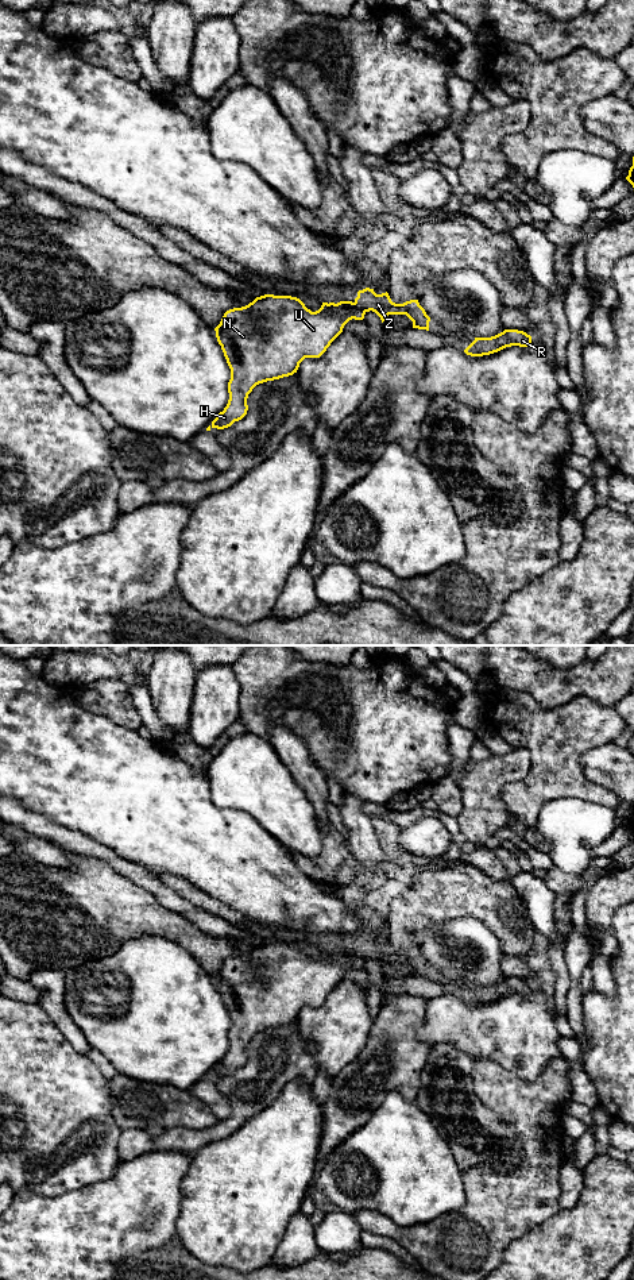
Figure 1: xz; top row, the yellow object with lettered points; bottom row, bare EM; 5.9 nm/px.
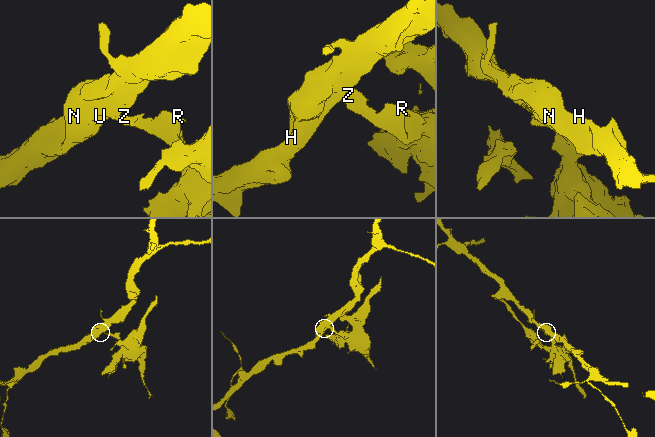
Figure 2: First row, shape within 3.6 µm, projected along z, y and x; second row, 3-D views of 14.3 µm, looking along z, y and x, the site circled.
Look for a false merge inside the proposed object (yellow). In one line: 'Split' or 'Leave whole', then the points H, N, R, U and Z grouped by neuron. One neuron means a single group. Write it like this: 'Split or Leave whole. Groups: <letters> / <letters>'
Split. Groups: H N U / R Z

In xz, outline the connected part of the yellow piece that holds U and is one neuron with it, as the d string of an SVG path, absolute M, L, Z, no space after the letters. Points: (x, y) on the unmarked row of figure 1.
M264 942L256 945L246 955L227 959L214 979L231 1017L231 1028L228 1030L229 1048L224 1059L219 1061L206 1079L212 1076L224 1077L231 1075L235 1069L241 1068L248 1059L248 1042L256 1033L293 1023L305 1006L320 1006L330 991L343 980L344 974L353 967L353 960L356 957L356 951L340 949L337 952L322 951L318 959L312 960L297 945Z

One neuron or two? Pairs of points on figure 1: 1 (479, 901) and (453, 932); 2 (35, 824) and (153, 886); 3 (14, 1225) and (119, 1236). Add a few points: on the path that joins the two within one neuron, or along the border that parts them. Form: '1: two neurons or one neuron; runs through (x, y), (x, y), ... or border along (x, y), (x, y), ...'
1: two neurons; border along (436, 922), (460, 917), (475, 917), (494, 935)
2: one neuron; runs through (65, 837), (109, 856), (123, 867)
3: one neuron; runs through (39, 1236), (93, 1236)

